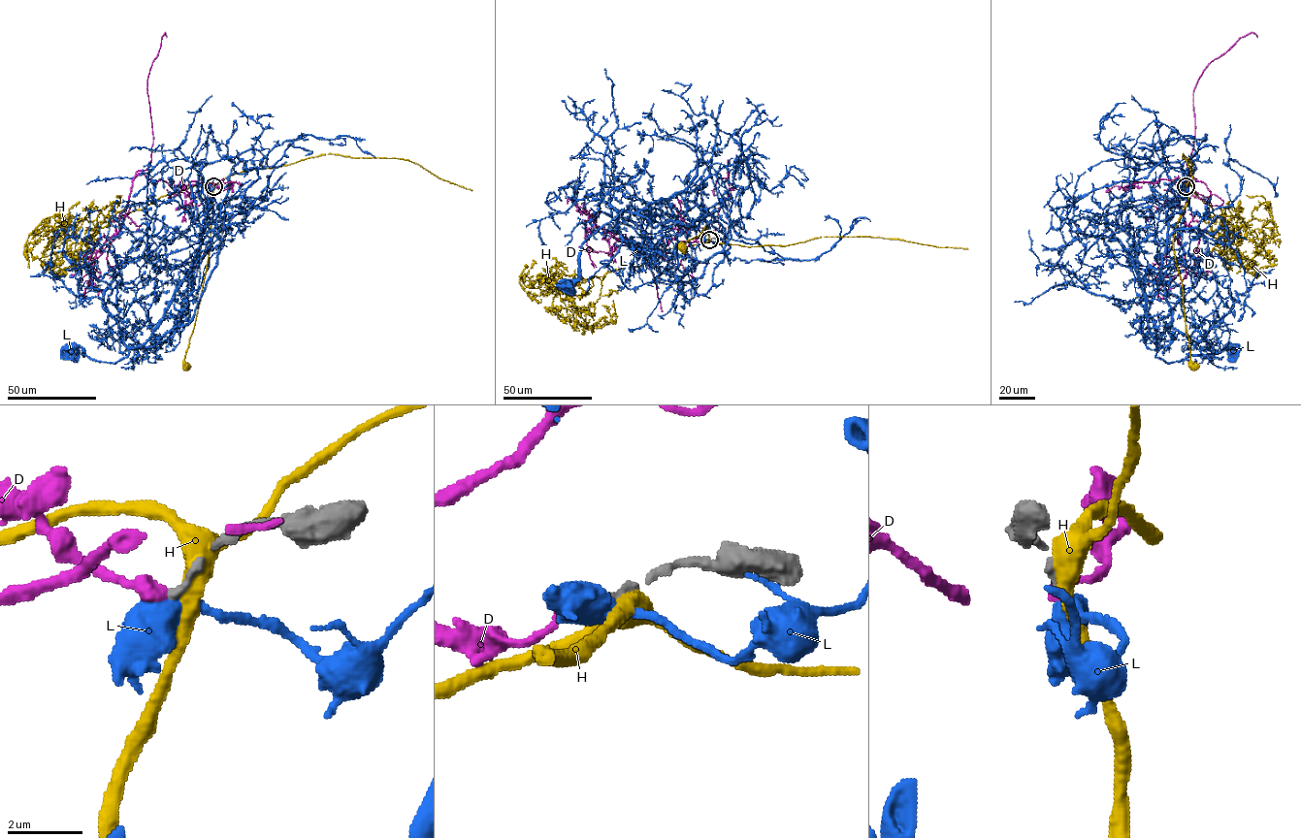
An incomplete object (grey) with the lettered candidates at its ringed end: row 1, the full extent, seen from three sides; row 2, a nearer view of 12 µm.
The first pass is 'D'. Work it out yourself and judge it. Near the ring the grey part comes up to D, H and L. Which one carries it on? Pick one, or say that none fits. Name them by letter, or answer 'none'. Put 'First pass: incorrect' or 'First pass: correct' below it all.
D
First pass: correct

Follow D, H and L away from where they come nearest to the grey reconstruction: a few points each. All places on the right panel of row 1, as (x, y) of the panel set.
D: (1186, 186), (1178, 178), (1170, 185), (1210, 196), (1187, 164), (1197, 80), (1241, 37), (1257, 37)
H: (1186, 185), (1188, 200), (1177, 224), (1173, 252), (1193, 367)
L: (1186, 186), (1166, 224), (1137, 246), (1147, 325), (1158, 344), (1155, 356), (1170, 363), (1234, 347)

